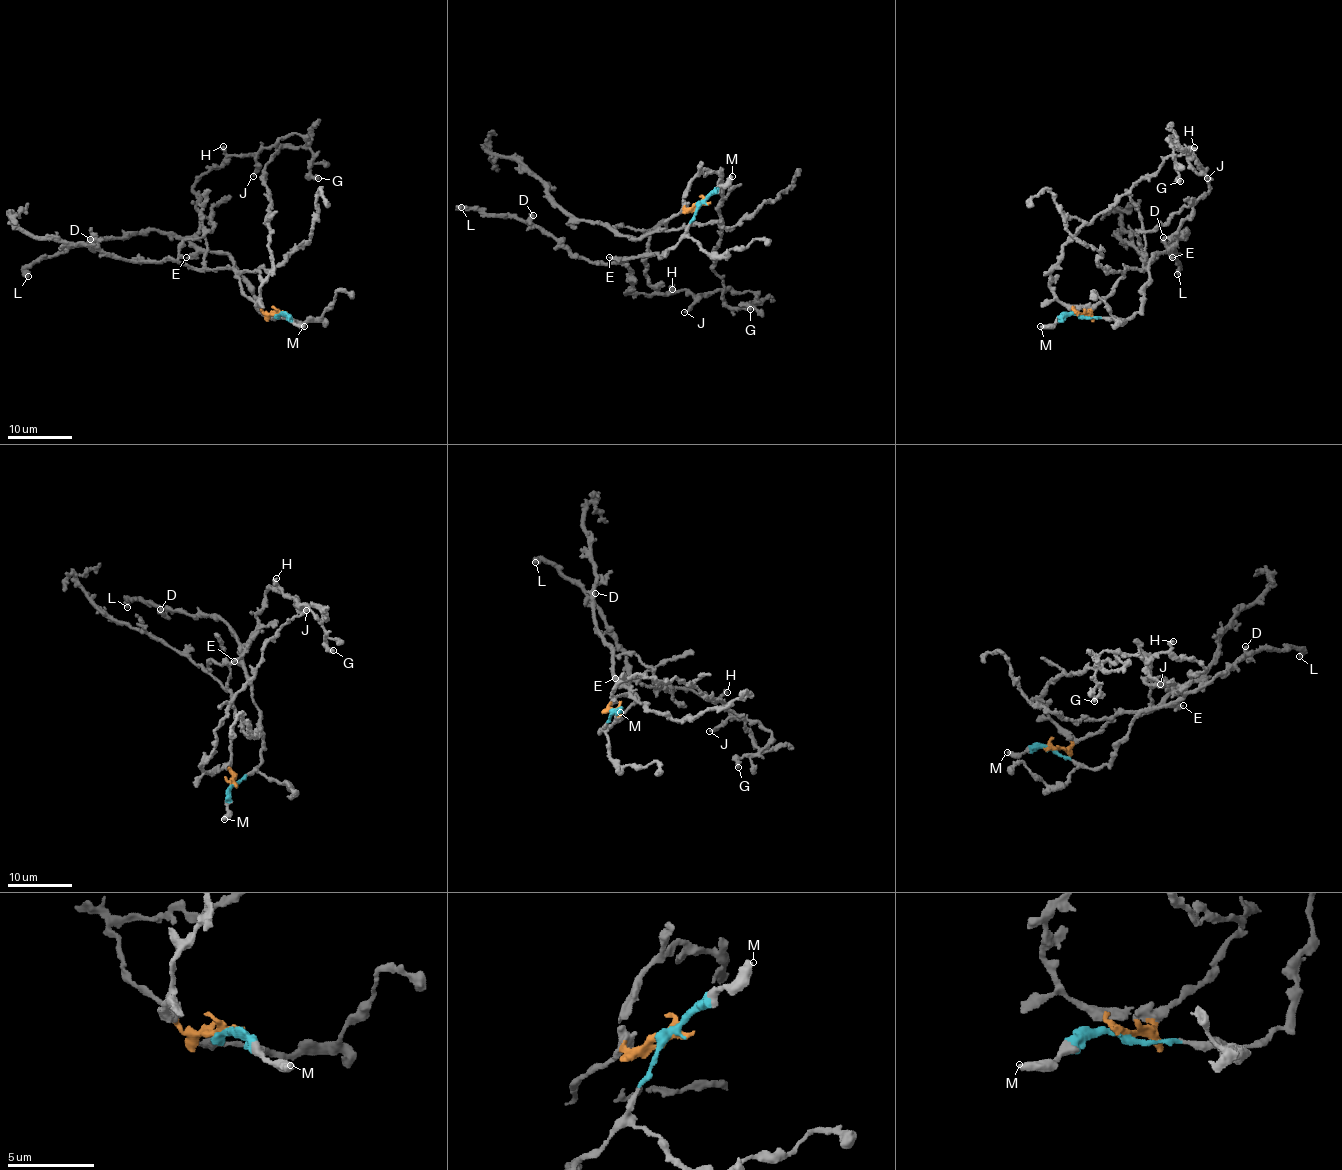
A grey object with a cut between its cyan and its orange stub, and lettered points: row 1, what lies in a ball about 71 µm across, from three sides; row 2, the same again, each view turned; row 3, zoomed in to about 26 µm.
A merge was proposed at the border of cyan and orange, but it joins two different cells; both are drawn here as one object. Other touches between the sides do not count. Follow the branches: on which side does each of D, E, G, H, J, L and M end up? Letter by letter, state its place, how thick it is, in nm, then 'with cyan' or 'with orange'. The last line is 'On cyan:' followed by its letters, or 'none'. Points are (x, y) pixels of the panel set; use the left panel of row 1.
D: at (90, 239); 500 nm thick; with cyan
E: at (186, 257); 320 nm thick; with cyan
G: at (318, 178); 480 nm thick; with cyan
H: at (223, 146); 420 nm thick; with cyan
J: at (253, 176); 240 nm thick; with cyan
L: at (28, 276); 550 nm thick; with cyan
M: at (304, 326); 480 nm thick; with cyan
On cyan: D, E, G, H, J, L, M

